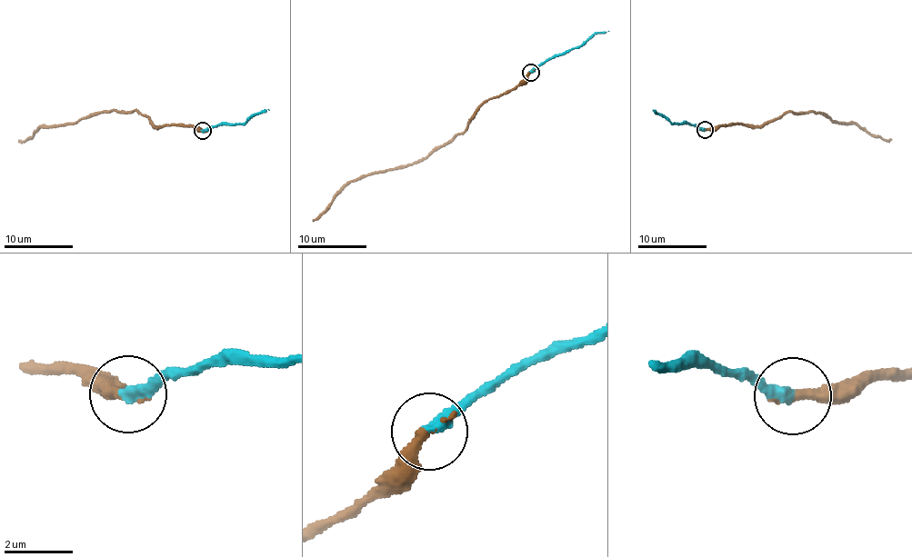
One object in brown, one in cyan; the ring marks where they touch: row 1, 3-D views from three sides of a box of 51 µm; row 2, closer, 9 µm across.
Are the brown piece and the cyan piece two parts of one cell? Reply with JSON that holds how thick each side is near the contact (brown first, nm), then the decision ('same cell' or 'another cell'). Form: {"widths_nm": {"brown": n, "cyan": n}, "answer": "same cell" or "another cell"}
{"widths_nm": {"brown": 280, "cyan": 360}, "answer": "same cell"}

